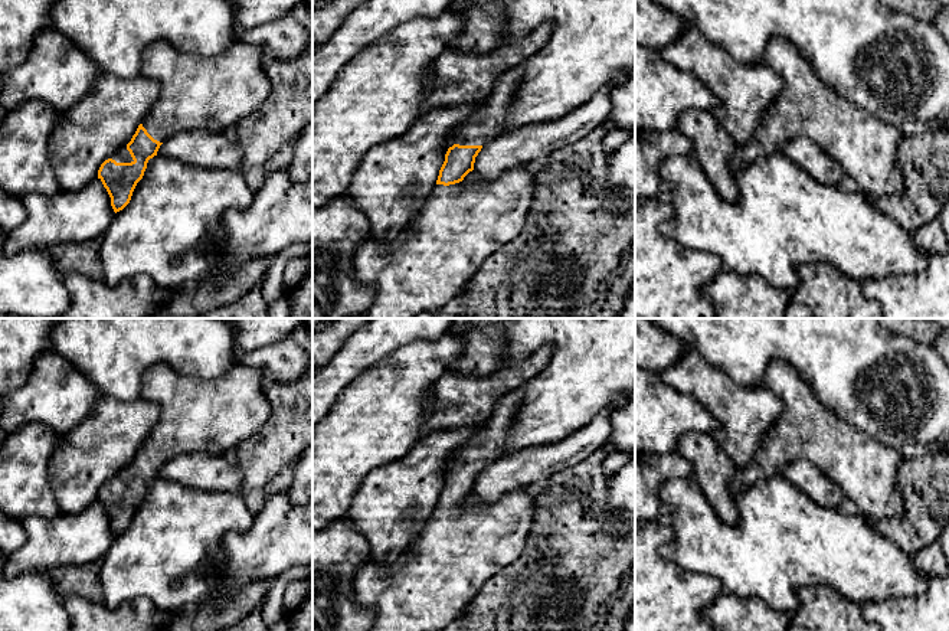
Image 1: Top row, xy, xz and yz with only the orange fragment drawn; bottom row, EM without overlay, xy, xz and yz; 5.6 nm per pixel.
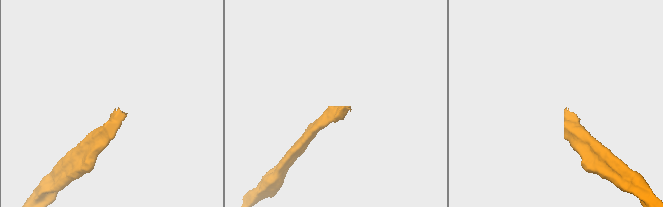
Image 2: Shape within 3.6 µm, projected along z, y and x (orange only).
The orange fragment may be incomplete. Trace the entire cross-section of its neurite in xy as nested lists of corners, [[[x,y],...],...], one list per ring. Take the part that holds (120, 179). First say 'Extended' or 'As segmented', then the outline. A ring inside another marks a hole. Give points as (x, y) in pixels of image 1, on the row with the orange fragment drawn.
Extended. [[[240,37],[217,56],[179,53],[166,40],[151,43],[143,52],[140,73],[158,82],[160,94],[127,147],[105,160],[98,170],[98,179],[111,197],[114,212],[130,203],[148,160],[157,156],[166,140],[190,130],[232,131],[245,115],[264,102],[271,92],[265,63],[262,48]]]

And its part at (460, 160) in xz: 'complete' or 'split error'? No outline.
split error

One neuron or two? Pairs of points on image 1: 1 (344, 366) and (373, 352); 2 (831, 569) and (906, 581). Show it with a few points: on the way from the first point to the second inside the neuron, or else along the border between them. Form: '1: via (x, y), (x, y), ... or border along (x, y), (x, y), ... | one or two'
1: via (352, 360), (360, 352), (366, 352) | one
2: via (850, 569), (887, 571) | one

